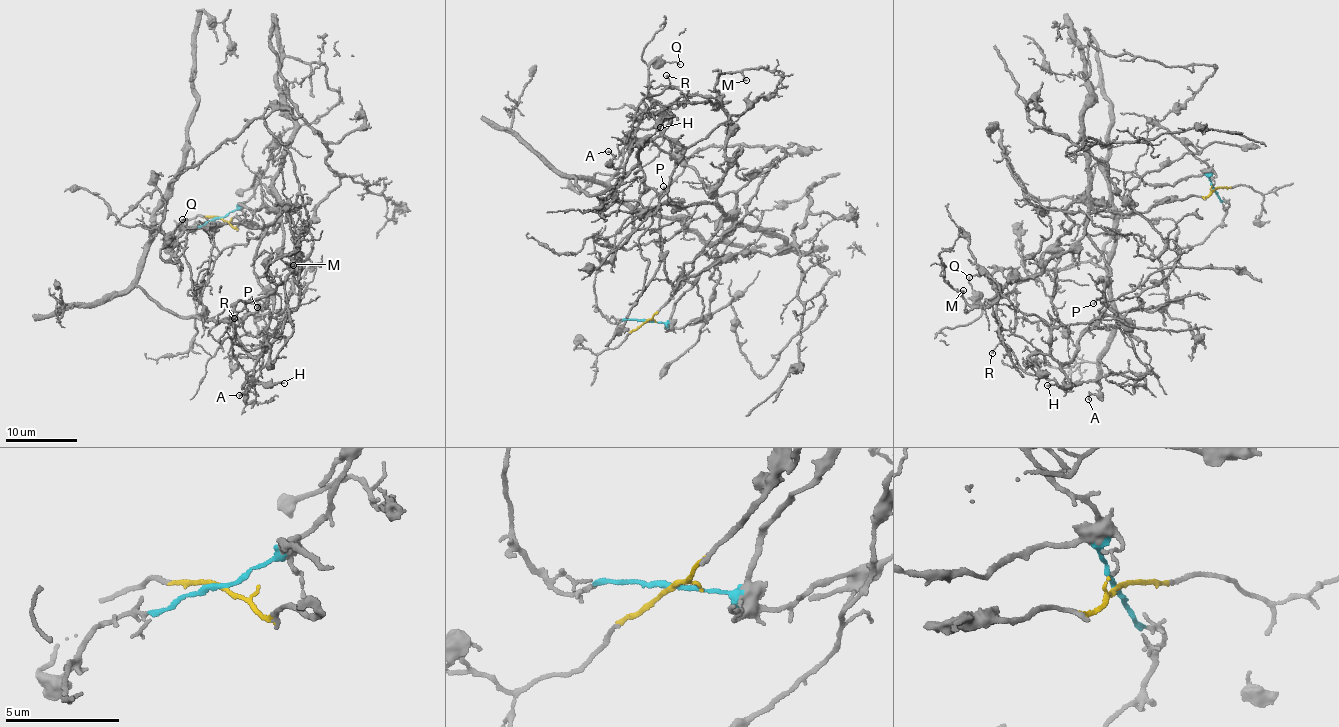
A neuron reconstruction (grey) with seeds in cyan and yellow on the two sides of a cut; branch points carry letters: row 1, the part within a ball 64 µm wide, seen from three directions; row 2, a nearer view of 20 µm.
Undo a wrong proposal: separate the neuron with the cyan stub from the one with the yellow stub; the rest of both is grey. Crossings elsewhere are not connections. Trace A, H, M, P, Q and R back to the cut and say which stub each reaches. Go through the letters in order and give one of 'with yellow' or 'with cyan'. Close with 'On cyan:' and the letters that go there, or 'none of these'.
A: with cyan
H: with cyan
M: with yellow
P: with cyan
Q: with cyan
R: with yellow
On cyan: A, H, P, Q

